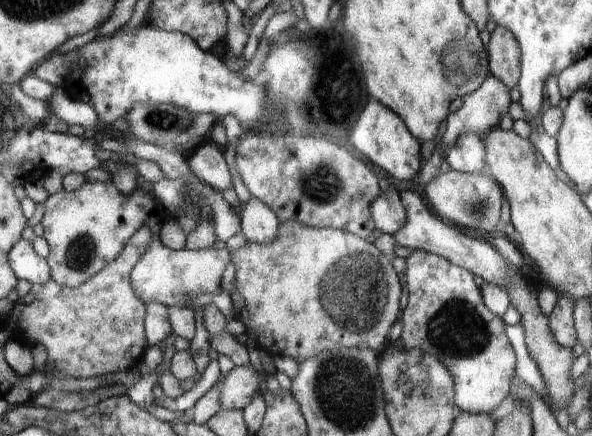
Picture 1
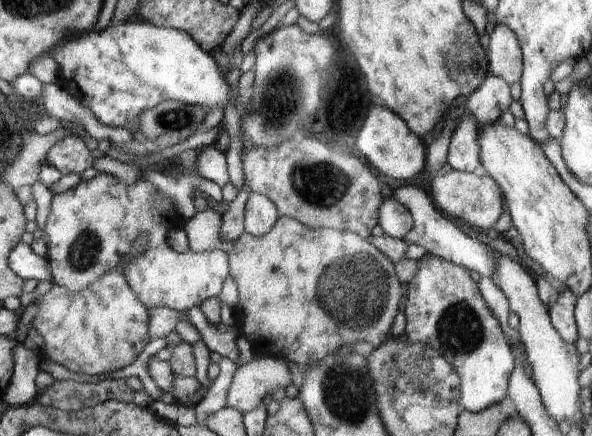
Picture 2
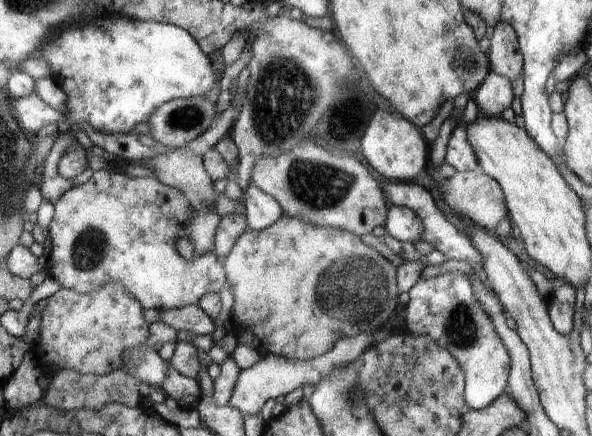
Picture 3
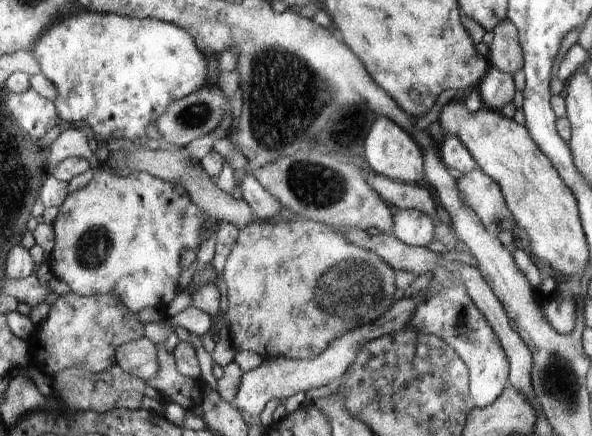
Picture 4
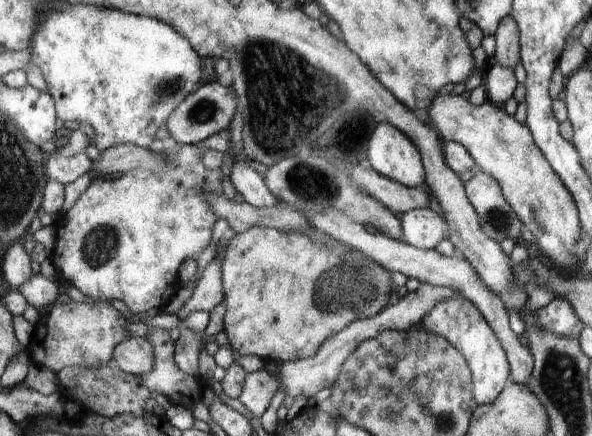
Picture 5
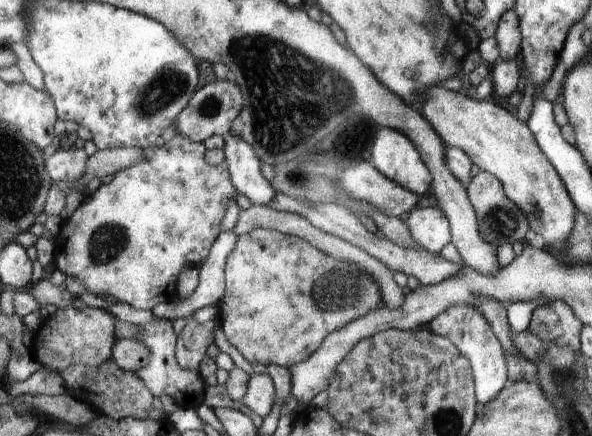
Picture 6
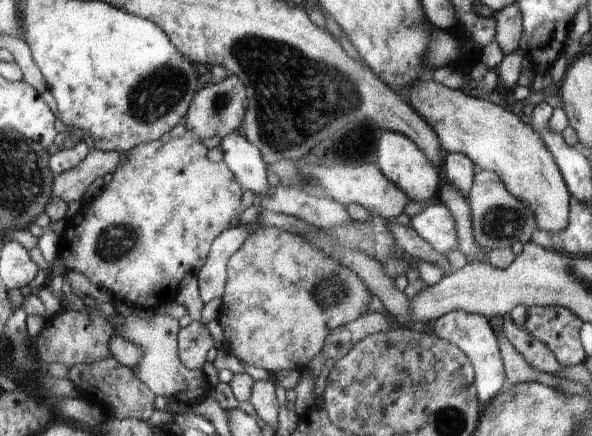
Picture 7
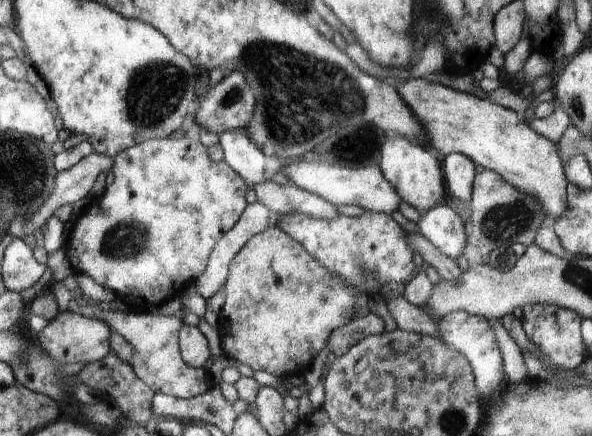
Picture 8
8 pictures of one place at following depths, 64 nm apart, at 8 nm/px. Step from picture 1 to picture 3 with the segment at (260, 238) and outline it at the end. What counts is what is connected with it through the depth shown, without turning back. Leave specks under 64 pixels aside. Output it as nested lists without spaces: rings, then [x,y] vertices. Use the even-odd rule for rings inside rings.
[[[251,182],[243,194],[248,228],[261,231],[283,215],[279,202],[272,195],[262,192],[254,183]]]

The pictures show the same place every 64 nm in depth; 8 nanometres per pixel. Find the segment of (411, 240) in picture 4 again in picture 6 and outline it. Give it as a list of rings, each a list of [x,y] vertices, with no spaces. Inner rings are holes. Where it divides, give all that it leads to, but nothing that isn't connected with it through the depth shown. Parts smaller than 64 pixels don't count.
[[[438,206],[410,211],[407,225],[412,238],[430,253],[440,254],[440,250],[452,240],[450,219]]]

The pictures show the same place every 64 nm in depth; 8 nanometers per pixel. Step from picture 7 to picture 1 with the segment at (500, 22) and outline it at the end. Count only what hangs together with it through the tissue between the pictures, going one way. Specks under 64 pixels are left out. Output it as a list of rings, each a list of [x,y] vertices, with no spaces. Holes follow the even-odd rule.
[[[496,25],[491,33],[488,54],[492,74],[511,90],[522,76],[522,51],[519,41],[506,27]]]

